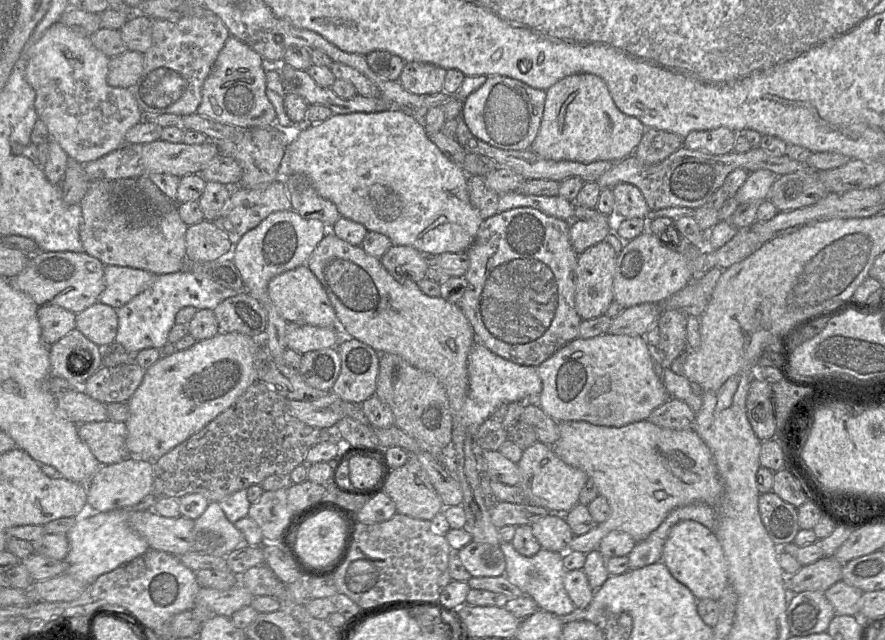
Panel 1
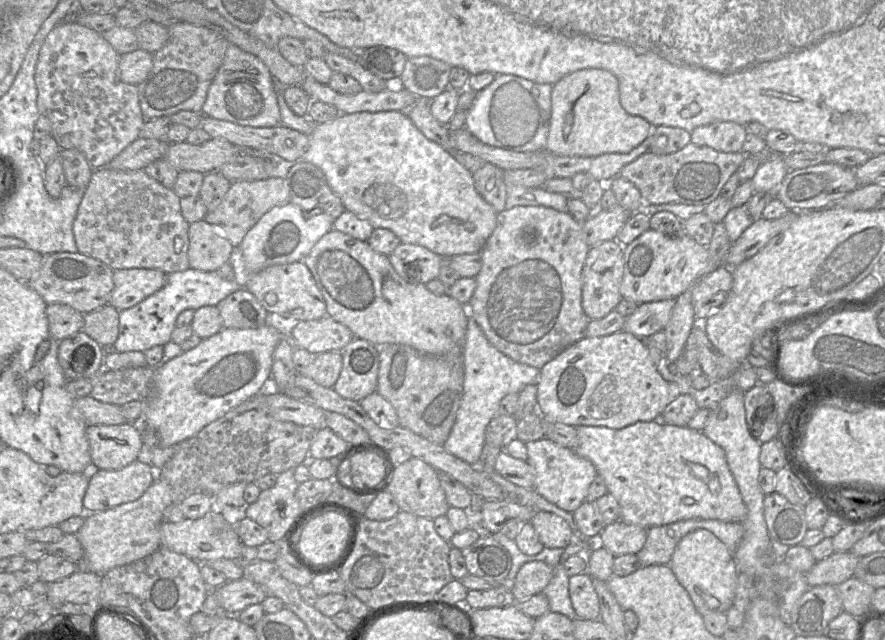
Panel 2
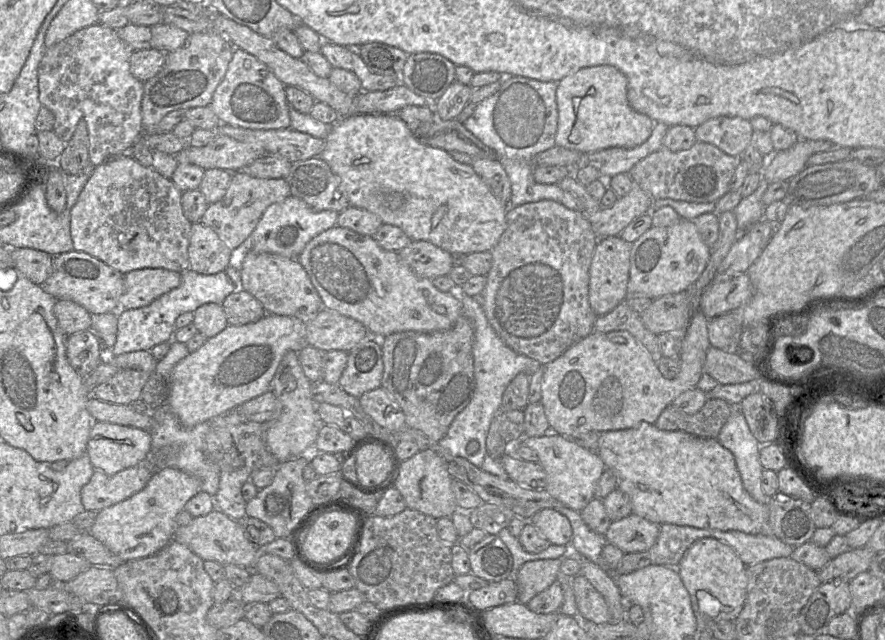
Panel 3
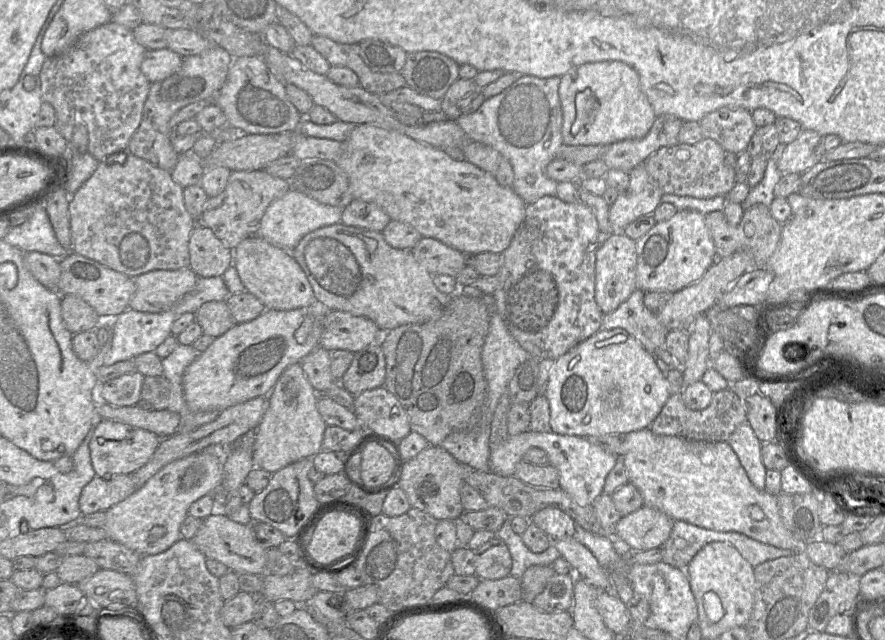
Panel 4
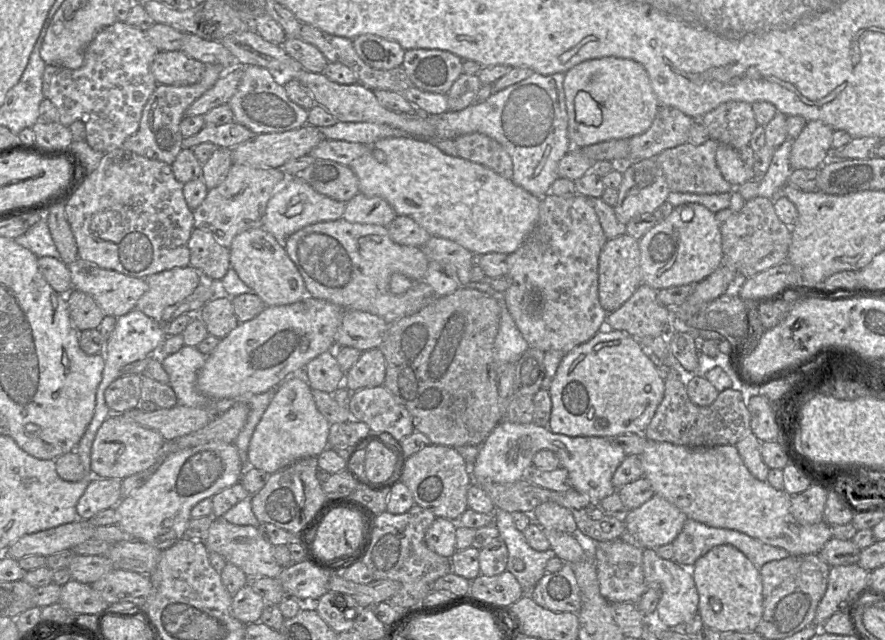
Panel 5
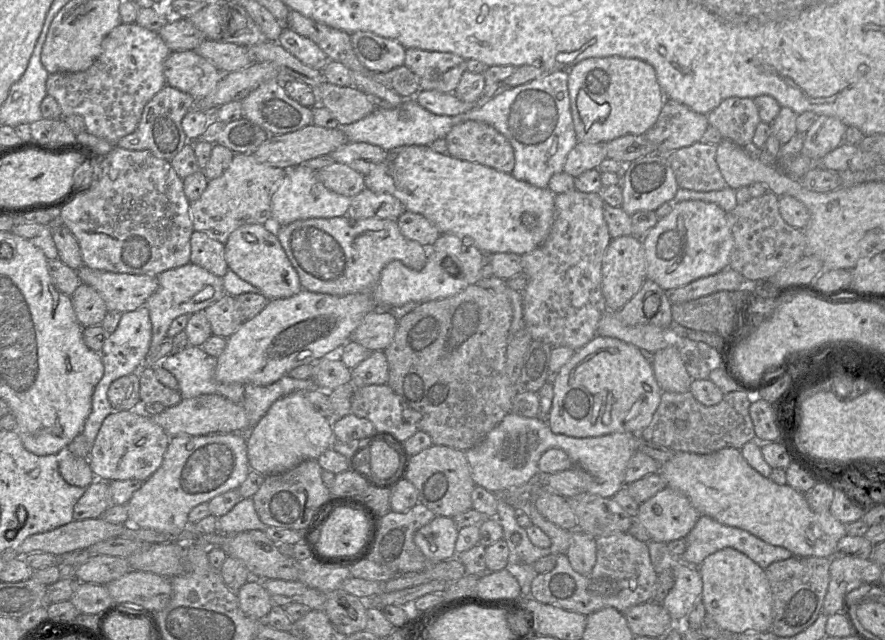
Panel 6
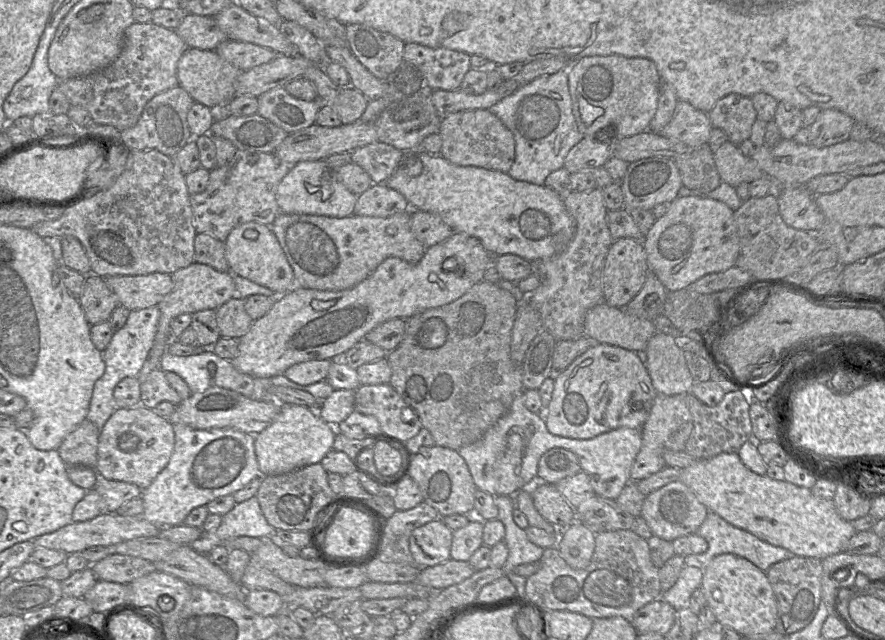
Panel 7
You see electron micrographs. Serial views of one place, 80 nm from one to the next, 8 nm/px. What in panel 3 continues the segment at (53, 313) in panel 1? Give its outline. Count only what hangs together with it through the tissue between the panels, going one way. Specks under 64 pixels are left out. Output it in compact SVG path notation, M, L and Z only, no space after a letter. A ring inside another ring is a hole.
M57 300L54 315L60 331L65 336L89 330L92 325L92 315L84 307L70 300Z

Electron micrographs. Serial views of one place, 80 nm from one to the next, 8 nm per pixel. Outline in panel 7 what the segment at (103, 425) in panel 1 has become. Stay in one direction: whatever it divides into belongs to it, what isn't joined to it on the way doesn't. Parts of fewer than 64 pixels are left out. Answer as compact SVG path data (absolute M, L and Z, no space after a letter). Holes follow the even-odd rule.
M141 404L116 408L100 430L95 470L108 480L132 483L145 490L169 462L174 443L174 425L168 418Z

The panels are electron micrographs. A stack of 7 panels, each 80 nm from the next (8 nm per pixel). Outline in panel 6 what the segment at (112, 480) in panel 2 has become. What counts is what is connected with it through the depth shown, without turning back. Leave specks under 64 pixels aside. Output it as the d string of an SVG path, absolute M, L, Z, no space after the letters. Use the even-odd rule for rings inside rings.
M95 480L75 504L73 518L76 521L99 518L111 505L109 482Z

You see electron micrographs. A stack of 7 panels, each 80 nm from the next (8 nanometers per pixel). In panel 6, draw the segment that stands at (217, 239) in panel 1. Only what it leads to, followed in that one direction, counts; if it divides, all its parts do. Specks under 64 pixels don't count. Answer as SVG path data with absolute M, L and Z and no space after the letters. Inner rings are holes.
M193 231L190 238L190 262L223 278L228 268L225 246L202 231Z

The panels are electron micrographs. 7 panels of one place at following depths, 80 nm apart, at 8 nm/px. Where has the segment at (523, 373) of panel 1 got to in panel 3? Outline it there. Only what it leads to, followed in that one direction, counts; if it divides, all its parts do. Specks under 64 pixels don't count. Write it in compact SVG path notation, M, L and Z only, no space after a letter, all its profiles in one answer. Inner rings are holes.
M461 291L458 292L458 296L462 304L463 314L470 320L474 329L472 354L475 387L470 402L455 417L446 435L438 444L449 454L465 458L476 467L482 468L487 455L486 438L491 422L501 411L504 391L516 375L521 372L534 374L541 364L532 358L516 353L503 342L488 322L478 297L471 297ZM471 441L477 441L479 444L479 449L474 454L469 454L466 450Z

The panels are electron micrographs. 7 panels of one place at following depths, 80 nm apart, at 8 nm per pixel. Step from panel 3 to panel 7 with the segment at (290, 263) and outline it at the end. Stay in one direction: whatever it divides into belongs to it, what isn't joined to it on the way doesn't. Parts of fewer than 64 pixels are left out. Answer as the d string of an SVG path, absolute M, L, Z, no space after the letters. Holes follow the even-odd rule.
M246 222L231 230L225 244L229 271L272 290L276 295L295 286L295 276L277 237L268 225Z

